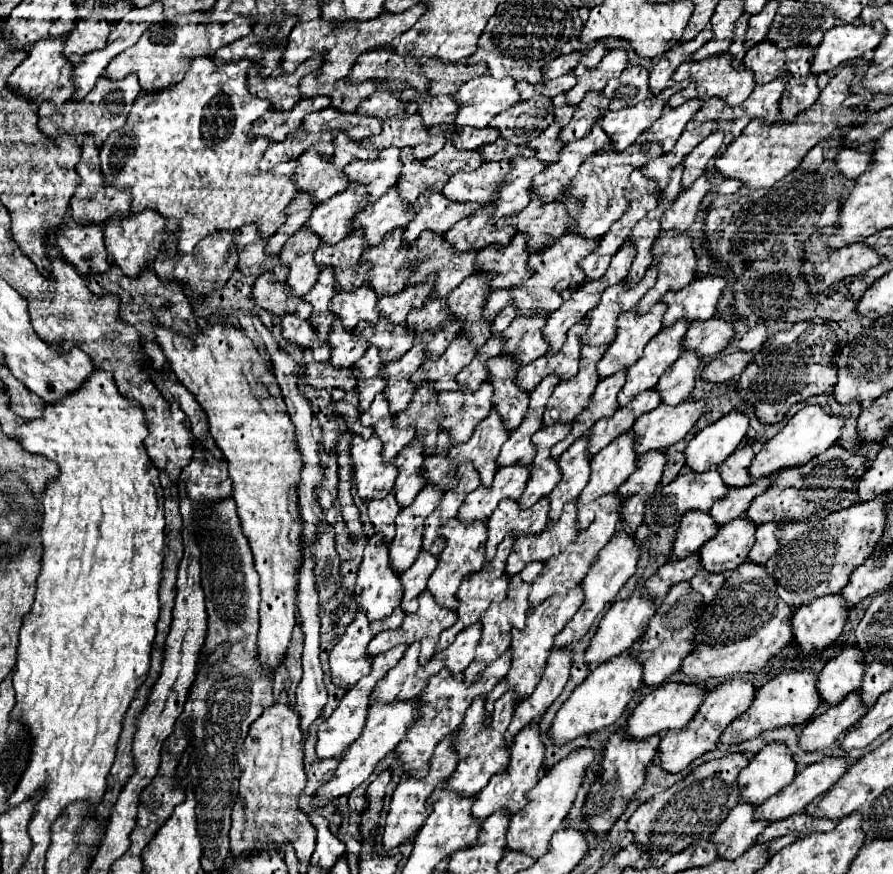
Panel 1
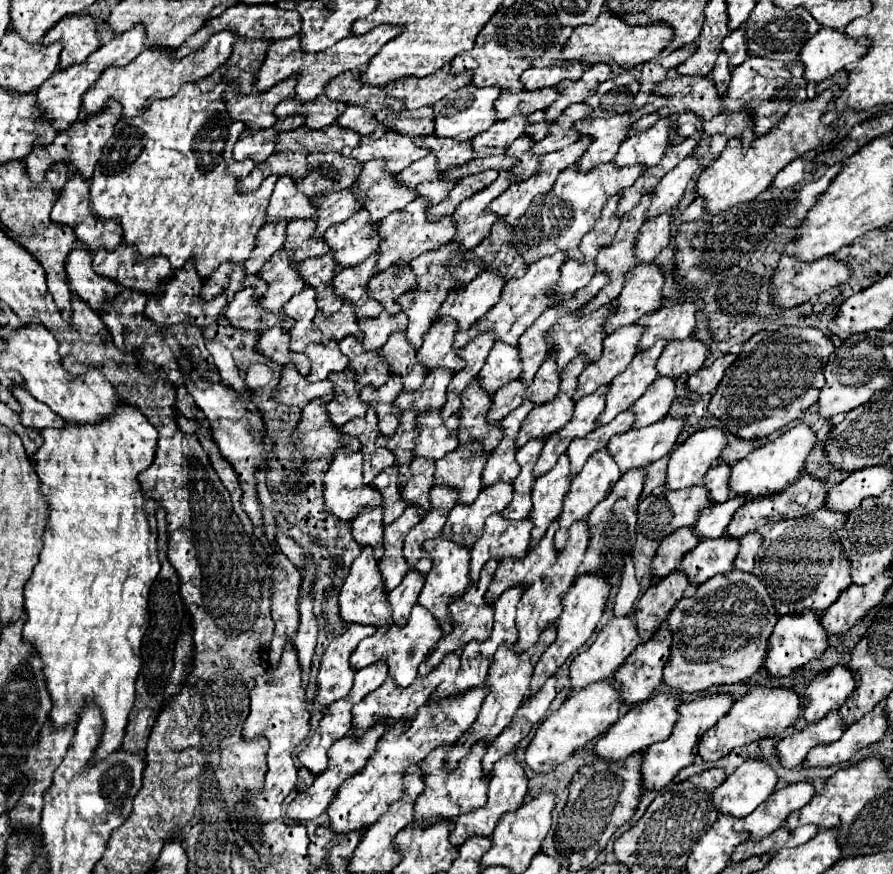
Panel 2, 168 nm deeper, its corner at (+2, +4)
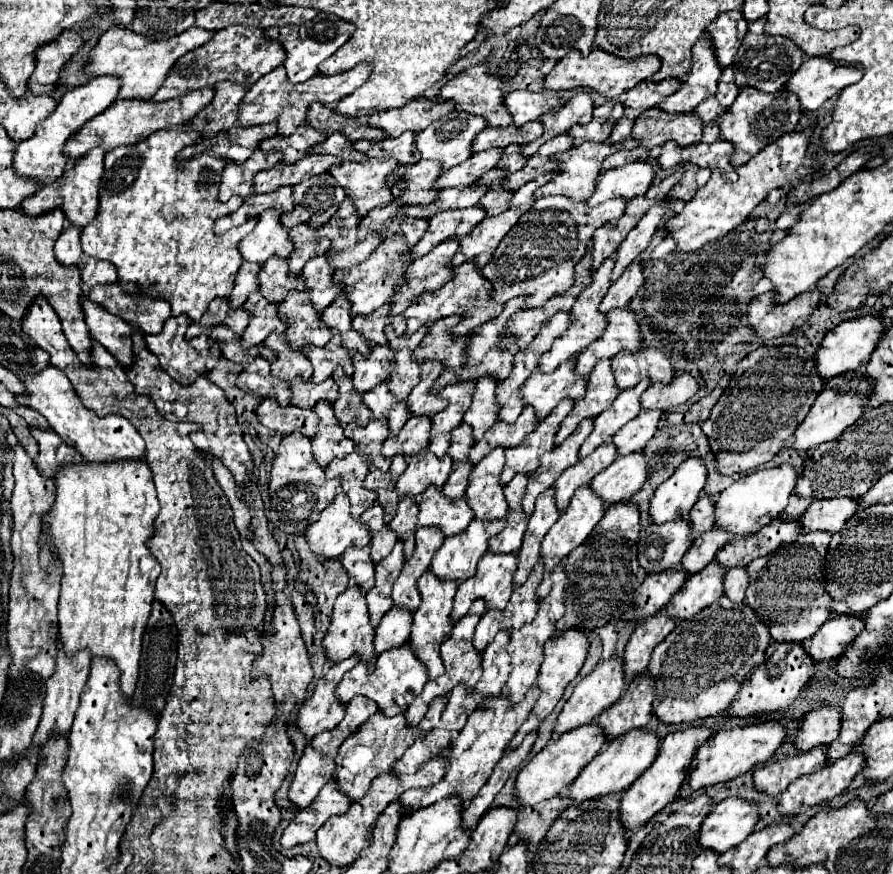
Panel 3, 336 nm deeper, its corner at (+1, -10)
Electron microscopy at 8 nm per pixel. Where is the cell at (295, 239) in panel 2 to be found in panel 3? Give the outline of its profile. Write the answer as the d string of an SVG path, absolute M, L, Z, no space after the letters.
M271 257L263 267L259 279L259 291L269 303L283 303L285 295L293 289L305 289L301 277L291 277L287 271L287 259Z

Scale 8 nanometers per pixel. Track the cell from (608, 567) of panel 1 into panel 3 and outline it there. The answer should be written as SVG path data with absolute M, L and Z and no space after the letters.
M573 629L573 631L565 631L565 635L561 635L561 637L555 637L555 639L551 639L549 643L545 643L545 659L543 659L543 665L541 665L539 677L537 677L537 687L539 687L539 691L541 691L541 693L539 693L539 699L537 699L537 705L533 707L529 719L521 725L521 729L517 731L517 735L511 739L509 749L519 747L527 733L537 731L539 725L541 725L541 721L543 721L543 719L555 709L555 705L561 701L565 687L577 677L579 669L583 667L583 661L585 661L585 657L587 657L587 649L589 649L587 637L589 637L589 635L587 635L585 631L575 631L575 629Z

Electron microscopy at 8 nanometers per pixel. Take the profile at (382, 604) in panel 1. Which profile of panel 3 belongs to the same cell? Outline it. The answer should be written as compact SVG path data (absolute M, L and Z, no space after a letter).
M351 585L347 587L345 593L341 593L335 601L333 607L333 615L331 615L331 625L323 637L323 649L325 649L325 657L333 663L339 663L351 655L357 655L361 663L367 665L367 671L373 671L373 665L377 661L377 655L373 651L373 635L375 629L369 621L369 613L367 613L367 605L365 605L365 595L361 593L359 587Z

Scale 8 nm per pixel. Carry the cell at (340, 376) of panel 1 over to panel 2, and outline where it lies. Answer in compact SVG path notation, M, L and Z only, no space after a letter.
M284 365L282 369L282 381L278 385L278 401L284 405L298 405L304 407L312 399L320 397L324 401L332 399L332 381L316 381L310 383L304 375L298 373L294 365Z

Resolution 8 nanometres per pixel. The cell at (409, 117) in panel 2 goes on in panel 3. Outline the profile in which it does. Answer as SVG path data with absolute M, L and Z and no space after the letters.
M403 133L397 139L385 139L379 143L369 141L357 141L353 143L353 149L359 153L365 153L367 157L375 159L395 159L397 165L413 165L421 159L421 155L415 151L413 145L415 133Z

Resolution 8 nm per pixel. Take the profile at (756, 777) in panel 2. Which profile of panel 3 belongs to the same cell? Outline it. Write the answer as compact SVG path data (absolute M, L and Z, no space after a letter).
M729 797L719 805L713 805L697 837L697 845L703 851L725 853L743 843L757 825L757 805L739 797Z

